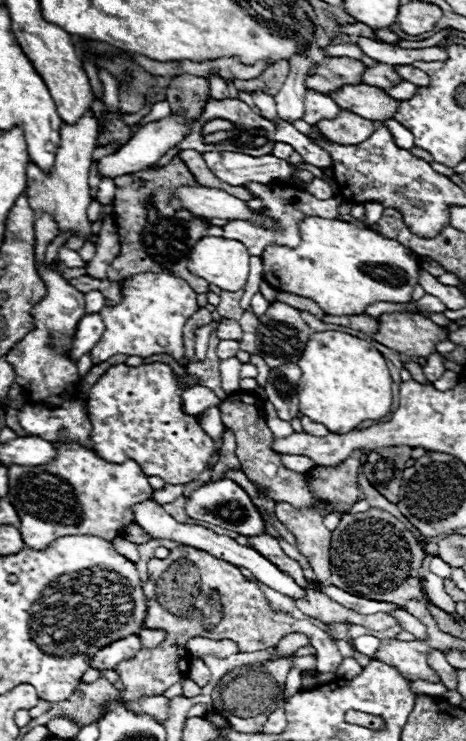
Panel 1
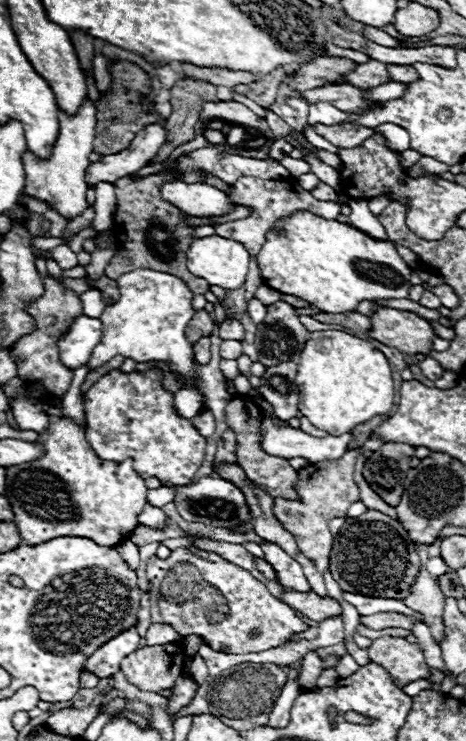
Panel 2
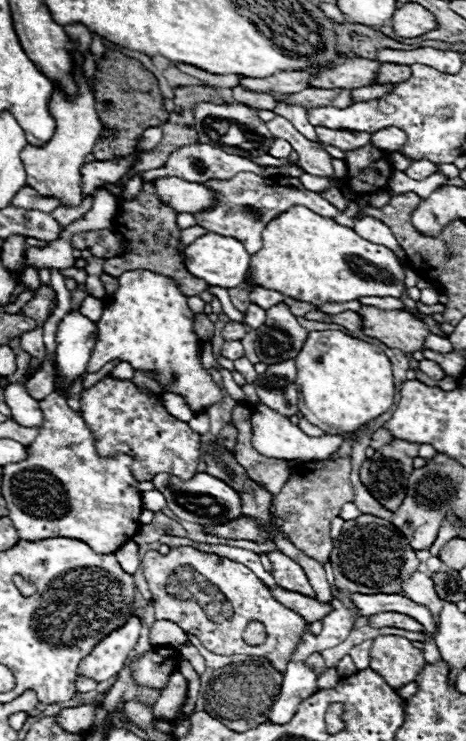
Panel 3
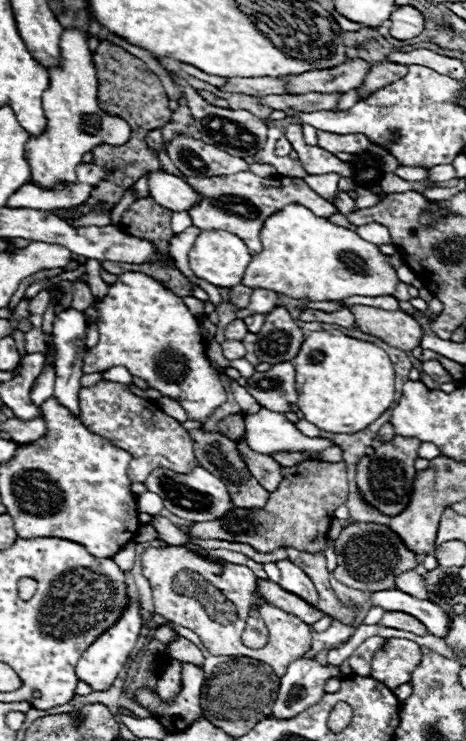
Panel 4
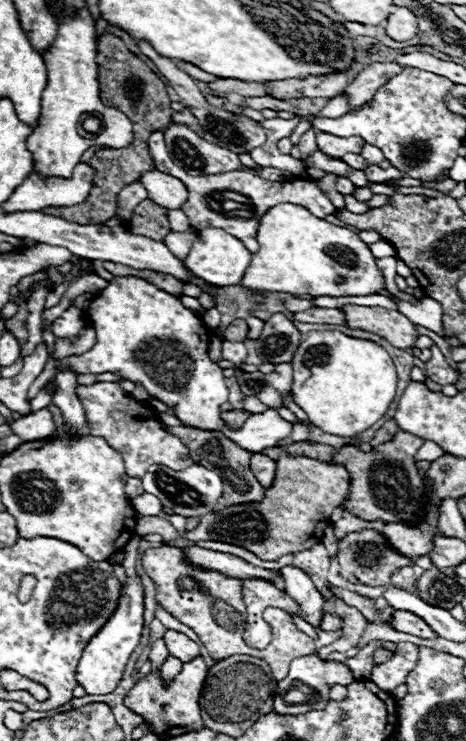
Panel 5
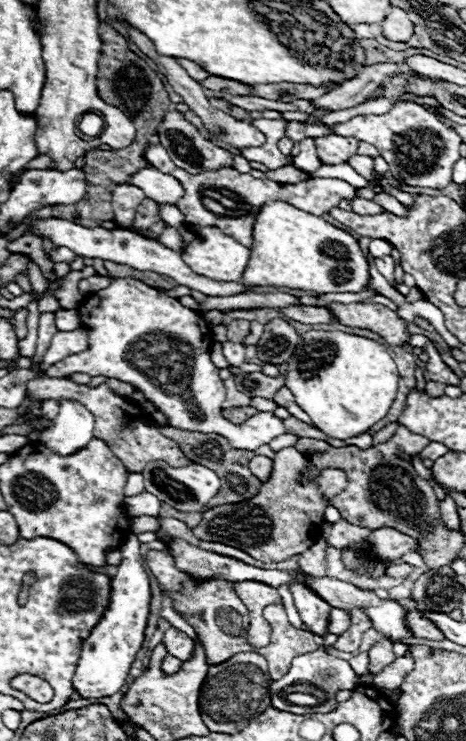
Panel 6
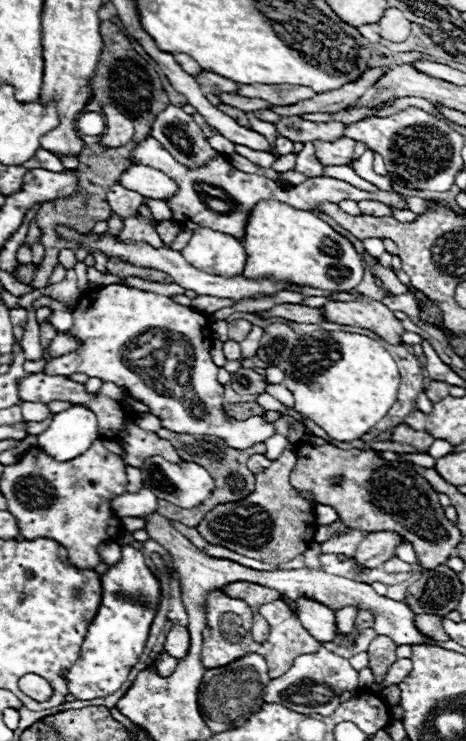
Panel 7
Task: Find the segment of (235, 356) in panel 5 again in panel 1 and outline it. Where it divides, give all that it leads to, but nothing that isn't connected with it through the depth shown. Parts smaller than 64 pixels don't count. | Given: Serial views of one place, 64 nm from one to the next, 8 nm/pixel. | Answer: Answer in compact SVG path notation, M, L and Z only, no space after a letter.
M220 340L220 344L216 346L216 356L218 356L220 360L230 358L230 356L236 356L238 348L240 348L240 344L238 344L236 340Z

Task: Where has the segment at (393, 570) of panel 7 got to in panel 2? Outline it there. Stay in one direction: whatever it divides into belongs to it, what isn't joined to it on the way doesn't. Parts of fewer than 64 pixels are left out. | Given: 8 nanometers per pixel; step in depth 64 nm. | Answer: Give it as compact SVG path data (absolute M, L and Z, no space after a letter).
M420 570L420 574L414 580L414 588L410 596L404 600L408 608L416 610L424 616L426 626L432 630L432 636L436 644L444 640L444 626L442 626L442 592L434 584L432 576L426 570Z

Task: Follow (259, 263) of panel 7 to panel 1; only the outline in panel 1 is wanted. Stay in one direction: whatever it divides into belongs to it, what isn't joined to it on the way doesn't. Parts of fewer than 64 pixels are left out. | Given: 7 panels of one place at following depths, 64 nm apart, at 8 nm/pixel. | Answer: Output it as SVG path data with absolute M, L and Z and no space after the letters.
M316 216L304 218L300 232L302 232L302 244L298 248L270 246L262 254L264 276L274 278L266 282L274 286L276 290L310 298L326 314L332 314L332 316L338 316L342 312L364 312L366 306L374 302L406 304L412 300L412 290L418 284L418 276L420 276L420 264L414 258L414 250L402 246L398 240L390 240L372 228L364 228L364 226L340 222L340 220L316 218Z

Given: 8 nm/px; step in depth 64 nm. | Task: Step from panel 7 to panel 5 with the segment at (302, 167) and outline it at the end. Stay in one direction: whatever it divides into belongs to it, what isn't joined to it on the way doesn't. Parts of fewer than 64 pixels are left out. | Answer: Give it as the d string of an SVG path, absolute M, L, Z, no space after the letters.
M312 128L302 134L302 138L300 138L300 150L302 150L302 160L304 160L304 156L308 152L316 150L316 132Z

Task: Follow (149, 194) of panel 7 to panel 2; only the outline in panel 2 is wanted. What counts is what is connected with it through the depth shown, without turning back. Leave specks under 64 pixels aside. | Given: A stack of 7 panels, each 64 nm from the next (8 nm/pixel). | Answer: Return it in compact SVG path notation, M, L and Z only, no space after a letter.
M166 182L162 186L162 196L178 204L188 216L226 216L236 210L236 204L230 202L222 190L200 182Z

